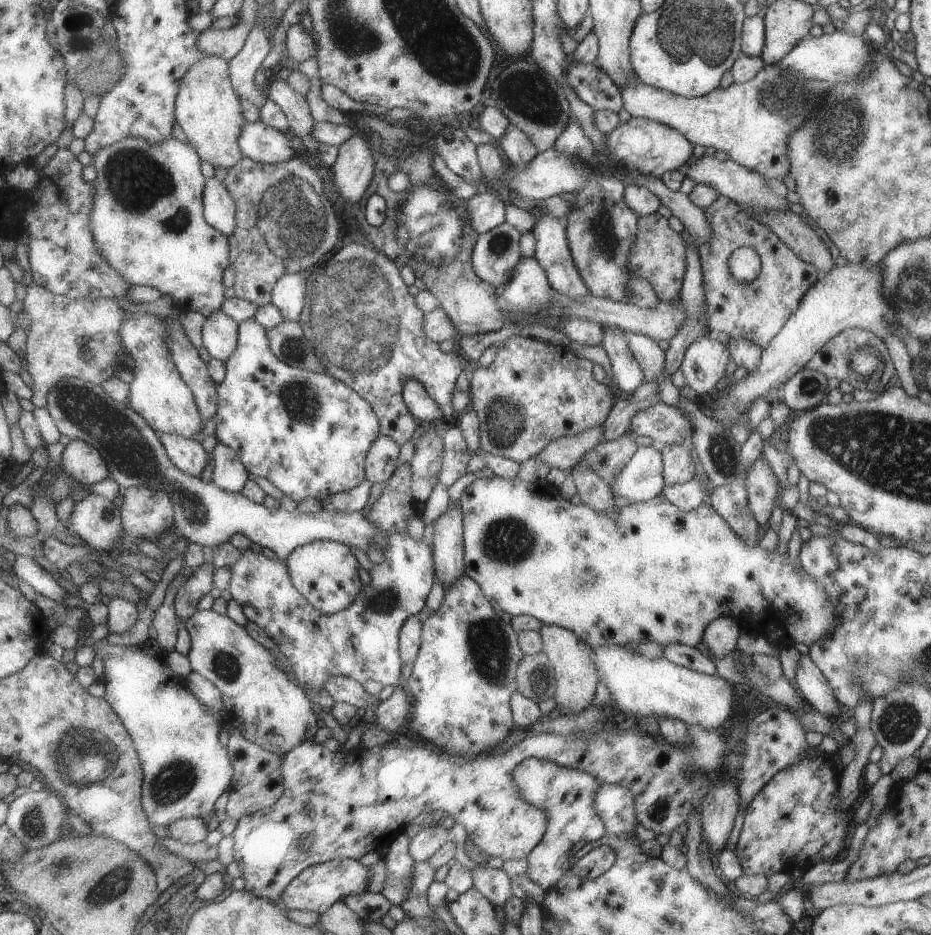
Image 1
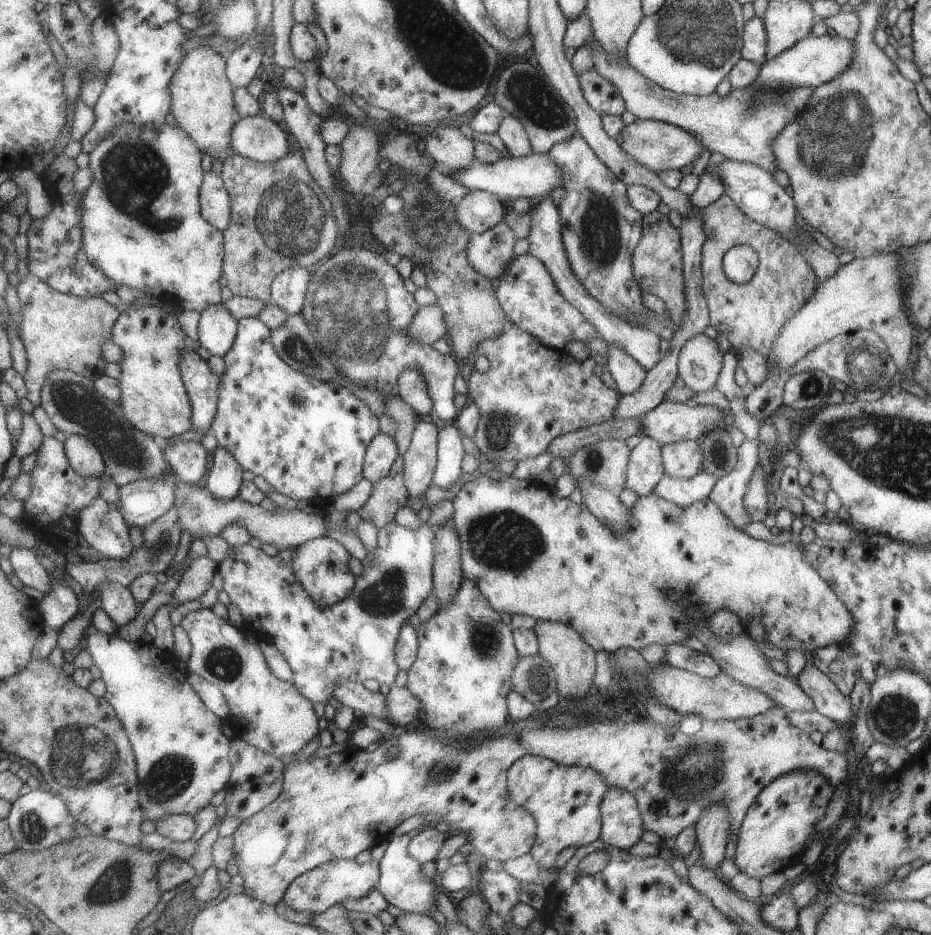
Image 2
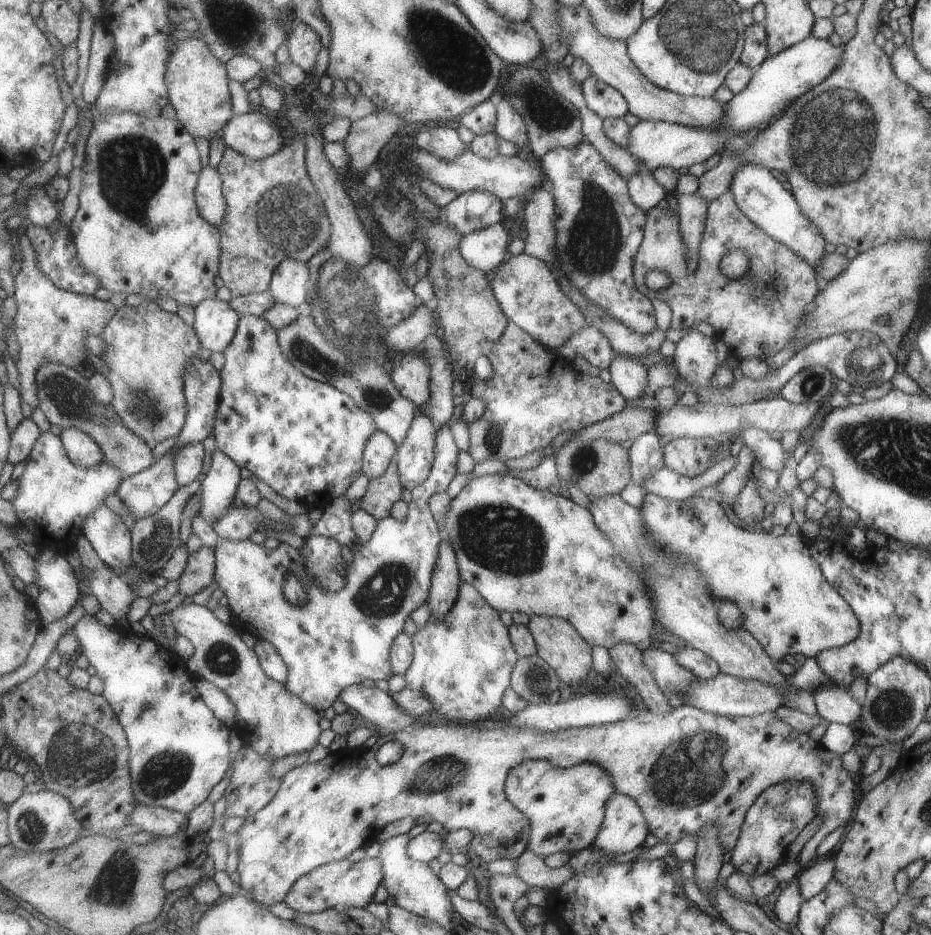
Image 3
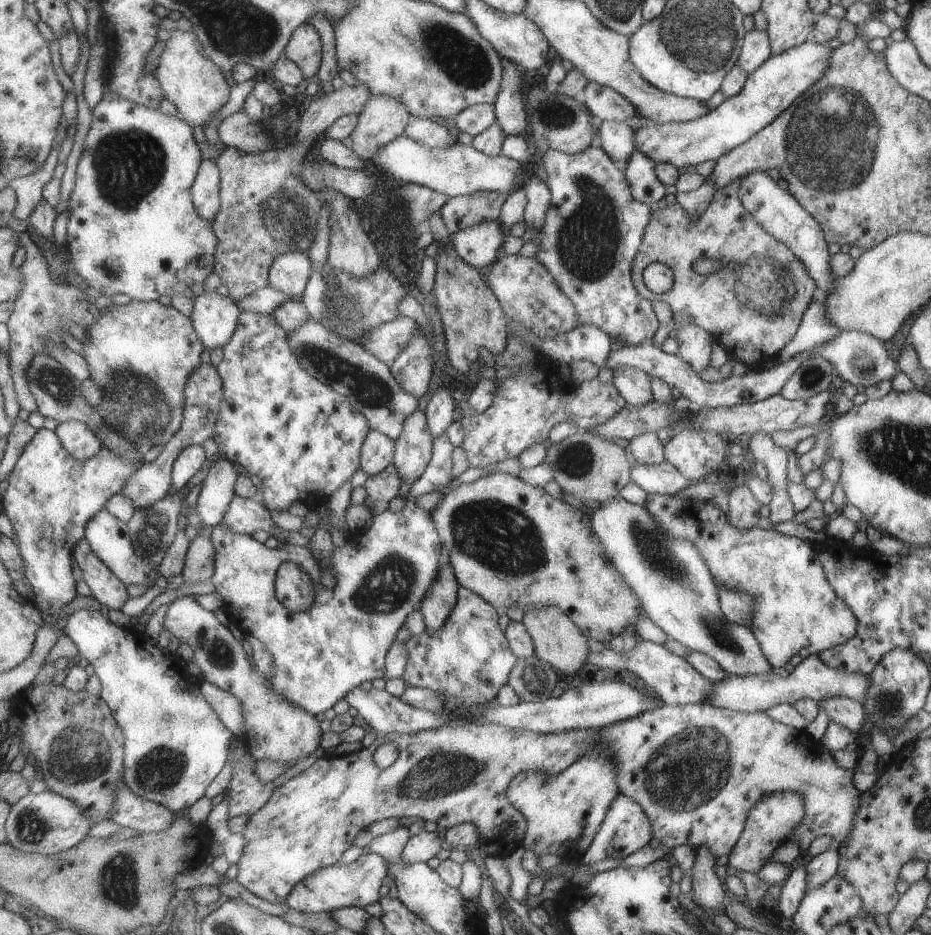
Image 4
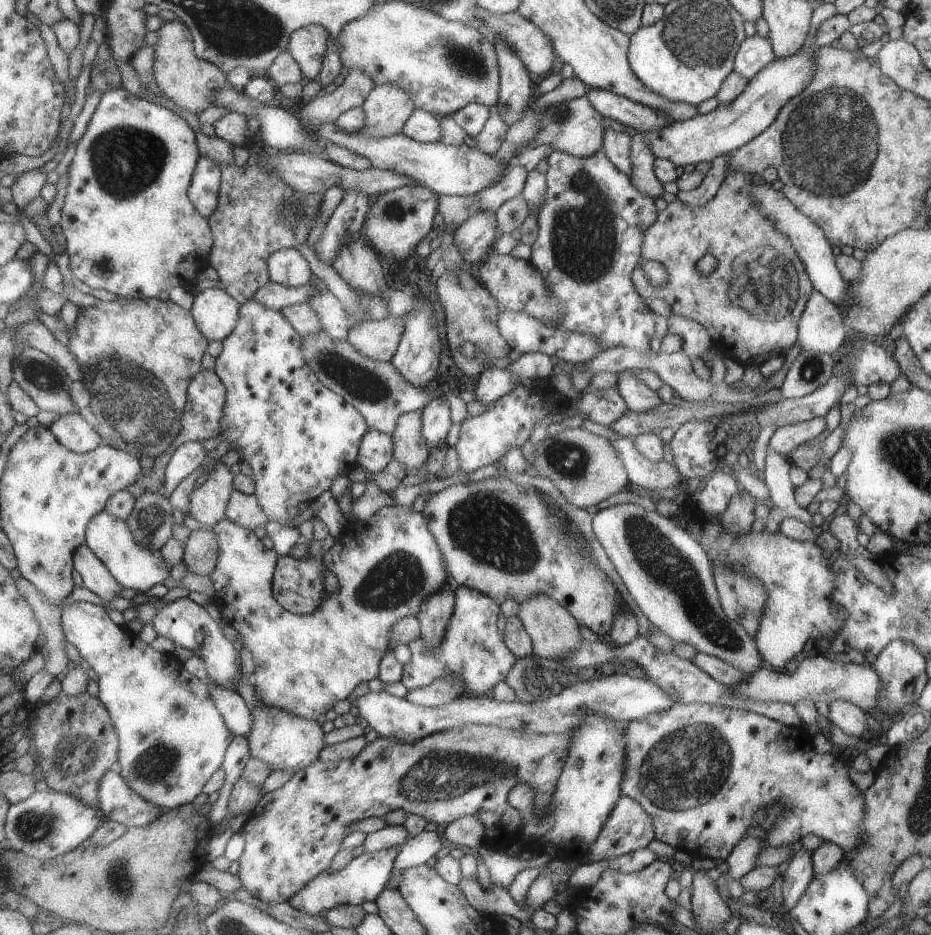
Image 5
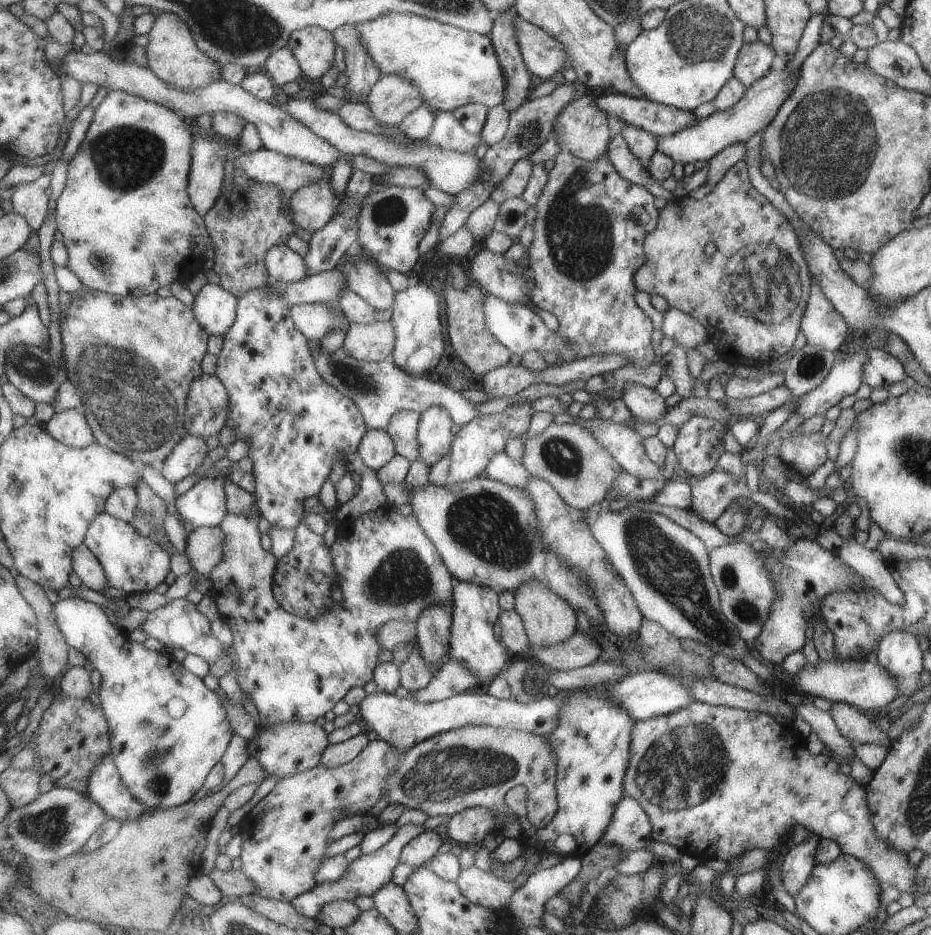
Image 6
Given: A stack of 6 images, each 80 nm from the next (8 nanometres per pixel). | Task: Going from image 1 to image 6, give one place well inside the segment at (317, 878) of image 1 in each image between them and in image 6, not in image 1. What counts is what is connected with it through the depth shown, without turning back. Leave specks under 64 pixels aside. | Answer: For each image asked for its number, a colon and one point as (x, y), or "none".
2: (331, 883)
3: (339, 884)
4: (355, 884)
5: (365, 876)
6: (364, 875)

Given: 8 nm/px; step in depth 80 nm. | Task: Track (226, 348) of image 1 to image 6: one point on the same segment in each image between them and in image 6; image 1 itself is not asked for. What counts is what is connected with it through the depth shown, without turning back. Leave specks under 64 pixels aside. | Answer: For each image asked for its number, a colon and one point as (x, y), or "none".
2: (219, 328)
3: (217, 322)
4: (216, 317)
5: (217, 313)
6: (216, 308)

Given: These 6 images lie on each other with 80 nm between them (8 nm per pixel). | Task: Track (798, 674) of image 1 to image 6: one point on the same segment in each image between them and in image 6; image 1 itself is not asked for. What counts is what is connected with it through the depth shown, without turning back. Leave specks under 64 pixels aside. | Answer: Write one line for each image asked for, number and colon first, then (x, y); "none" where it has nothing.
2: (827, 700)
3: (833, 704)
4: (847, 712)
5: (849, 718)
6: (854, 726)

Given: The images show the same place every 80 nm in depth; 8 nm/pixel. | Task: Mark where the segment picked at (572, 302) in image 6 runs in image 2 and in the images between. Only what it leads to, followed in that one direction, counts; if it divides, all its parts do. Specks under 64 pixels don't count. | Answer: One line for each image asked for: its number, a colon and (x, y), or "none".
2: (599, 228)
3: (598, 229)
4: (593, 226)
5: (590, 228)

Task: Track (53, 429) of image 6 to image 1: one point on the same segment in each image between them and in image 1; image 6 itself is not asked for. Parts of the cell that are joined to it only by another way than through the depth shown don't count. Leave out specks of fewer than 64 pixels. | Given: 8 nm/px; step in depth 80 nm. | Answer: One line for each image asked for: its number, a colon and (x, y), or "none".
1: (85, 463)
2: (85, 457)
3: (83, 450)
4: (79, 439)
5: (75, 433)

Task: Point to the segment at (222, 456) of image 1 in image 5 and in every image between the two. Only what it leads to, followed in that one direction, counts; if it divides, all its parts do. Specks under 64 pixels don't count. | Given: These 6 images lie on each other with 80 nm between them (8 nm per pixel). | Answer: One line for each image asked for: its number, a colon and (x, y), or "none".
2: (225, 480)
3: (220, 486)
4: (218, 490)
5: (209, 503)

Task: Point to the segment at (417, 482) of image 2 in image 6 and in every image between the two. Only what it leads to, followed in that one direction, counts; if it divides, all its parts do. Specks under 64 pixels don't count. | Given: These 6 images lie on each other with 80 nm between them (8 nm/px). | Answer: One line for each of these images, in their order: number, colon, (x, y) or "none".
3: (414, 456)
4: (412, 450)
5: (409, 449)
6: (402, 426)

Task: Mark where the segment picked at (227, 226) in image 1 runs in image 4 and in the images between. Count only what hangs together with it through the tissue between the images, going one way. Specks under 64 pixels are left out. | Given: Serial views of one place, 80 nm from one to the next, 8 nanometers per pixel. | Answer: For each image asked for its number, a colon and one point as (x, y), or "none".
2: (216, 201)
3: (212, 202)
4: (206, 190)

